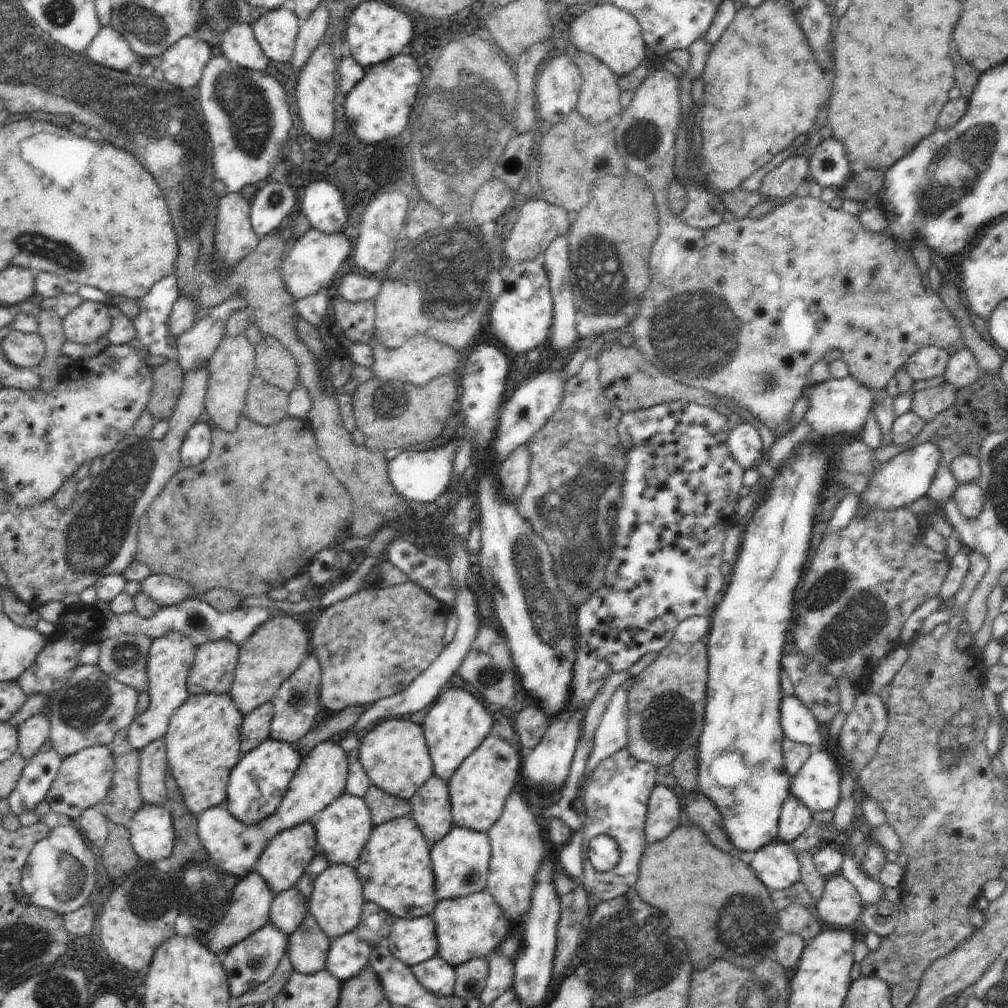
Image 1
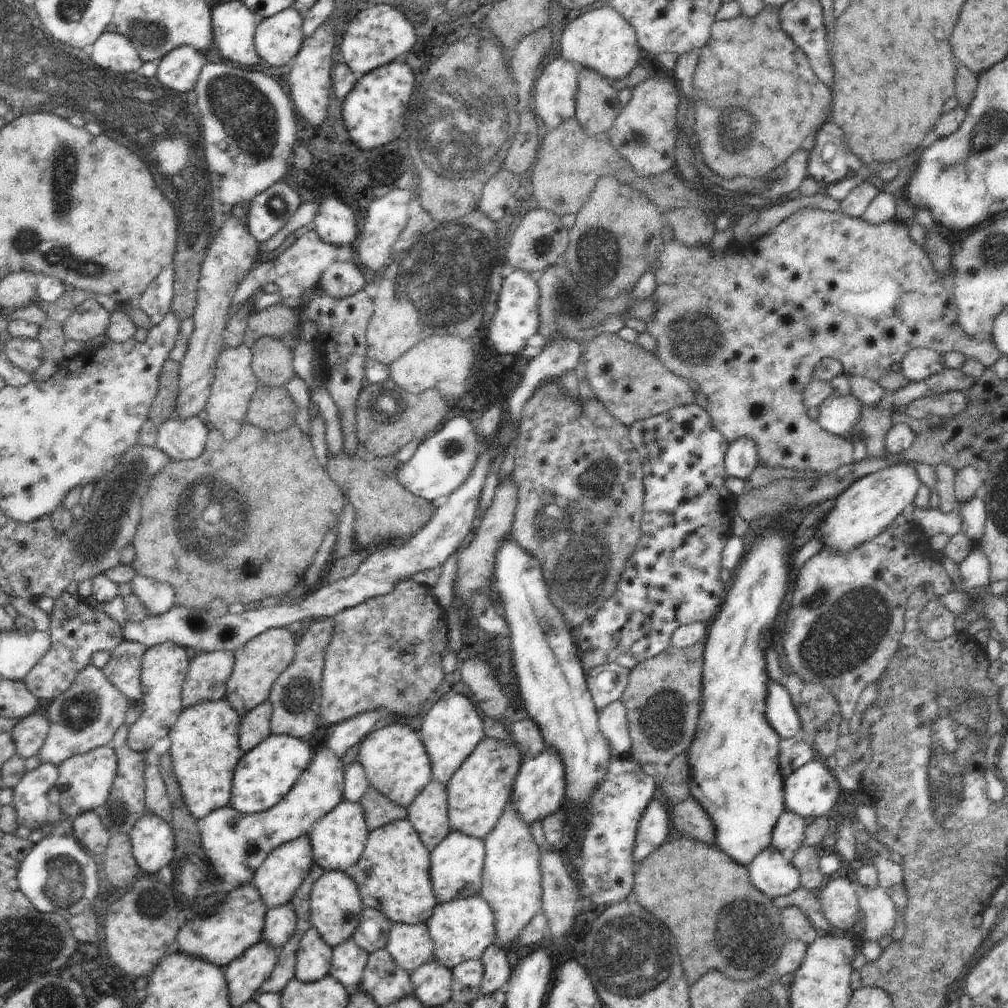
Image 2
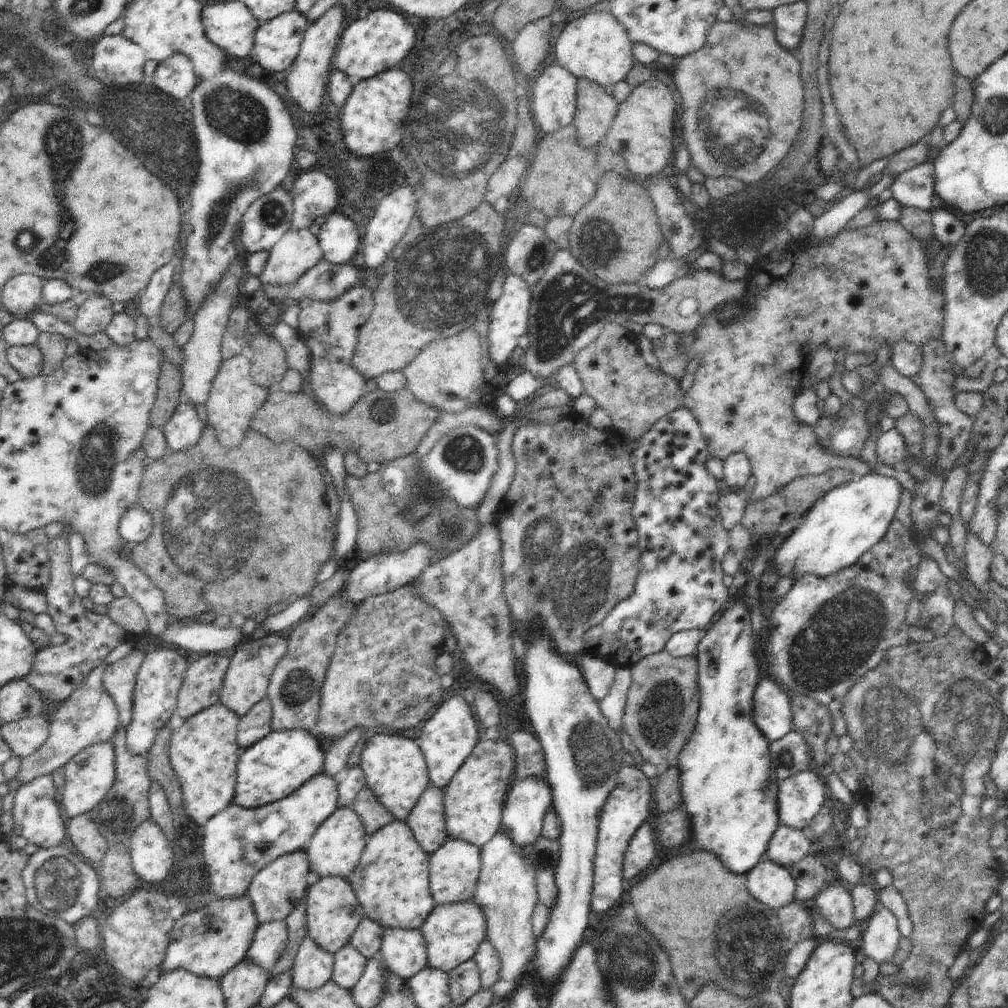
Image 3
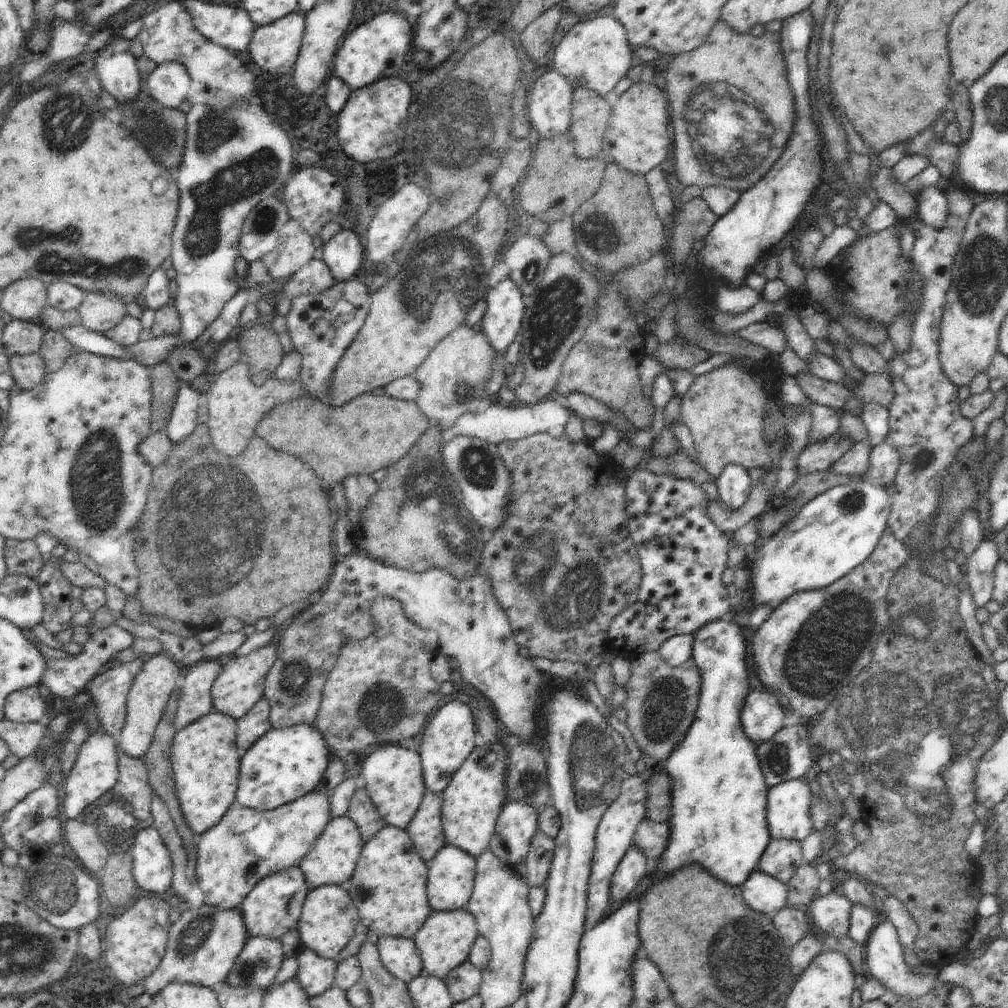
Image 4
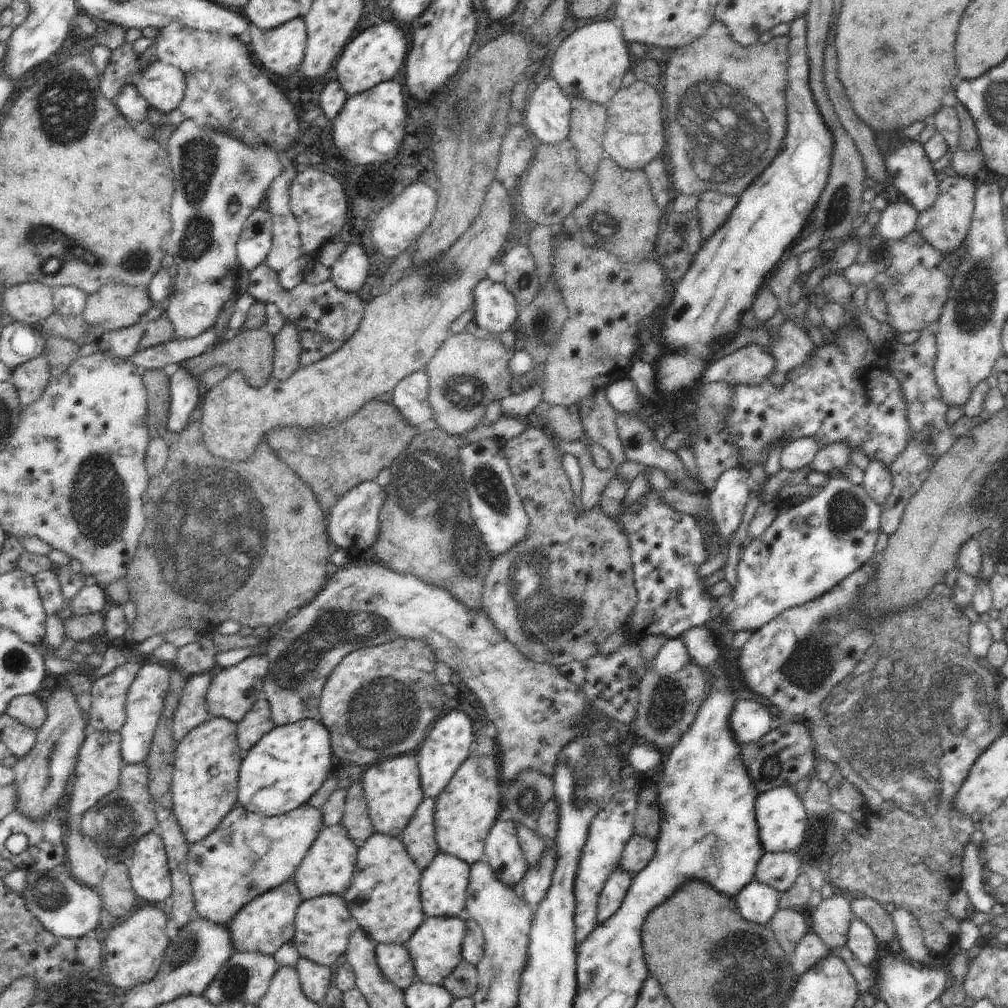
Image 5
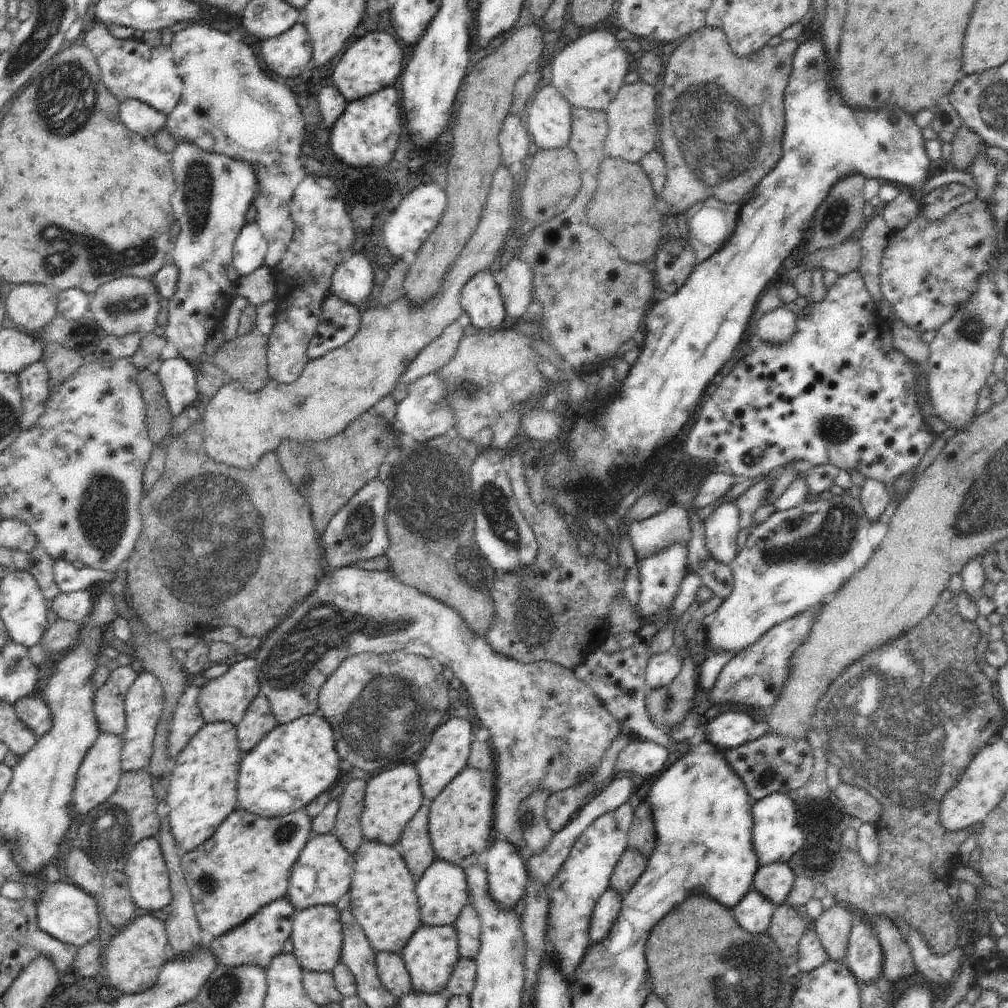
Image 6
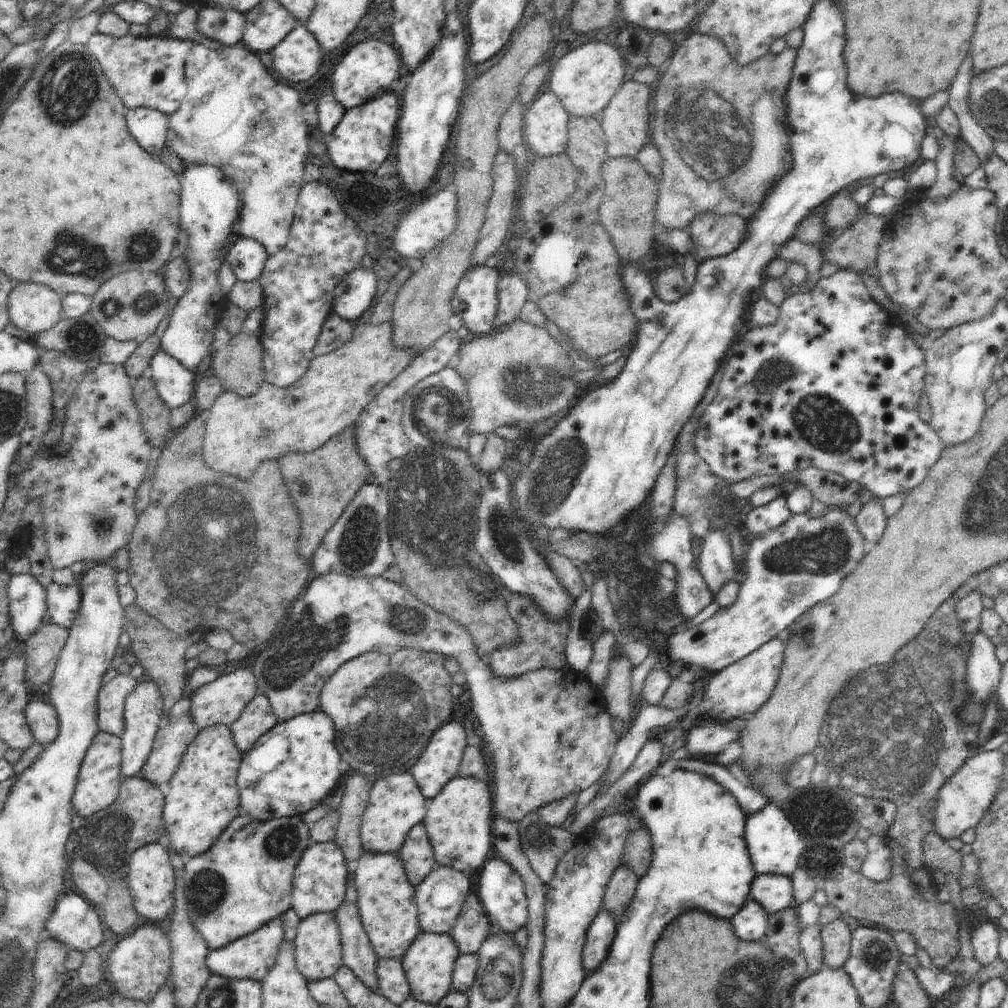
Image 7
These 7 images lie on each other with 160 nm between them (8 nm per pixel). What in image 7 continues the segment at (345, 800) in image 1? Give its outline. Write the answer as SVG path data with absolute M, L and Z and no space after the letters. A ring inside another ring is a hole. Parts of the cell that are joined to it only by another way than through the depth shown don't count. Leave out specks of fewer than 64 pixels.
M335 842L313 844L304 851L293 874L291 902L291 908L300 920L311 914L332 913L342 904L349 875L347 863L344 853Z

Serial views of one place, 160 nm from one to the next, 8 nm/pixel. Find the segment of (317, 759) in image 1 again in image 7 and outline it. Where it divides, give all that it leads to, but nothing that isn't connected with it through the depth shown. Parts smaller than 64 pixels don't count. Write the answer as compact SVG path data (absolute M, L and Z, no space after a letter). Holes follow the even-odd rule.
M238 815L219 836L210 850L191 858L184 867L181 885L188 900L188 912L194 928L202 935L210 951L224 948L249 935L291 908L293 874L304 851L312 844L310 826L301 817L282 817L260 822L250 815Z

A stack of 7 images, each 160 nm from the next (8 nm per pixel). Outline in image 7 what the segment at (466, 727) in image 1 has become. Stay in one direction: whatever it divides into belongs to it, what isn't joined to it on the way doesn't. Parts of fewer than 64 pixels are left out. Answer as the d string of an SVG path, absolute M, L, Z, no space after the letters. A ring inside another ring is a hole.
M446 722L432 735L422 754L407 762L404 768L402 767L398 772L409 772L414 777L424 798L433 799L446 786L447 782L456 777L456 771L460 766L465 748L471 742L466 736L463 725Z

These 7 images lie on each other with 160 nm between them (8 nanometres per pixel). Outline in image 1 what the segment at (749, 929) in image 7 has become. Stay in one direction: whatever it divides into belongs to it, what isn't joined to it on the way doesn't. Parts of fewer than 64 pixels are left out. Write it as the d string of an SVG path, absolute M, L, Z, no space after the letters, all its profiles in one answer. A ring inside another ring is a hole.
M772 841L758 849L749 864L771 891L783 891L801 880L801 864L790 844Z

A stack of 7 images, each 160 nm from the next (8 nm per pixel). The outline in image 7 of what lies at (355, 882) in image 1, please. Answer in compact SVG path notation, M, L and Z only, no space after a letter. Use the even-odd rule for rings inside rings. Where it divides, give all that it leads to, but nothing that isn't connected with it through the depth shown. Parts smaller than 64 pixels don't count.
M335 913L311 914L302 919L293 940L295 946L295 963L298 970L310 981L319 981L333 977L341 965L341 936Z

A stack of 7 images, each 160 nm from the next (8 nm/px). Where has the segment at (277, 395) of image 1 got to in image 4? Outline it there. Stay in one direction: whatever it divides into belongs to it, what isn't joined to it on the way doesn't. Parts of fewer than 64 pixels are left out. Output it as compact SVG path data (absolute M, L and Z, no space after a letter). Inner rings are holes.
M366 393L356 397L340 408L329 407L323 402L310 399L298 399L274 407L256 427L255 436L263 438L272 448L297 456L310 467L319 480L320 486L330 495L338 485L352 475L370 476L380 468L396 464L406 456L416 441L432 425L414 401L403 401L389 397Z

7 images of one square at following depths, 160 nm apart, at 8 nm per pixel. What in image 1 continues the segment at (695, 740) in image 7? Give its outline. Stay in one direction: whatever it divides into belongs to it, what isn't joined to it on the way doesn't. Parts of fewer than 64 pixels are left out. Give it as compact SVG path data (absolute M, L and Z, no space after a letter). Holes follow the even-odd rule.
M794 695L782 697L780 724L786 739L820 749L822 736L820 725L799 698Z

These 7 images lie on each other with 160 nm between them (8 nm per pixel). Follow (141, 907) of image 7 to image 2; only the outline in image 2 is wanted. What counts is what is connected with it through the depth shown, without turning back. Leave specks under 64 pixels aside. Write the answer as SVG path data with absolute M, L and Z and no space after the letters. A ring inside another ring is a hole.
M148 811L129 832L133 857L139 868L157 874L174 858L175 834L163 818Z

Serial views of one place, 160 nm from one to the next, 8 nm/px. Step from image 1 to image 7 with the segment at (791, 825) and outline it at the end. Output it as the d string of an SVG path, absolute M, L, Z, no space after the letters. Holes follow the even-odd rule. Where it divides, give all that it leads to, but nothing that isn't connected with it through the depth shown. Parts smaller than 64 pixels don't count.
M756 875L752 881L749 898L759 902L770 915L794 905L793 882L782 875Z

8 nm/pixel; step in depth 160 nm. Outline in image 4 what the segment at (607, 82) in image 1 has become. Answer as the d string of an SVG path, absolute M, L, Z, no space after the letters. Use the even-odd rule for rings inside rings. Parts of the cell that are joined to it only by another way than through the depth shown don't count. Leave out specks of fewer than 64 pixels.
M587 88L574 90L570 132L575 140L575 153L581 159L601 154L601 142L607 129L611 108L598 93Z

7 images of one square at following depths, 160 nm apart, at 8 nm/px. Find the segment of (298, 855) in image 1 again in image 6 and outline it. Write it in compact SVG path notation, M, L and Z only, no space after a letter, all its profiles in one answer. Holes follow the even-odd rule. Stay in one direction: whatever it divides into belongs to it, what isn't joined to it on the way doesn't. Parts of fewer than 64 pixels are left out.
M287 898L275 900L261 908L240 926L229 930L221 937L209 939L208 942L217 964L229 967L256 964L266 970L272 959L281 953L284 942L291 936L294 922L293 912L294 907Z

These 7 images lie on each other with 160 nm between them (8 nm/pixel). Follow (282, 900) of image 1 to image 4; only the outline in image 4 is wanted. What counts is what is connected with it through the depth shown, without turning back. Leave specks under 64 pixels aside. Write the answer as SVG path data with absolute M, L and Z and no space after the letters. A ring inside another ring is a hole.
M250 937L238 953L223 984L268 991L274 985L282 961L282 943L271 937Z

